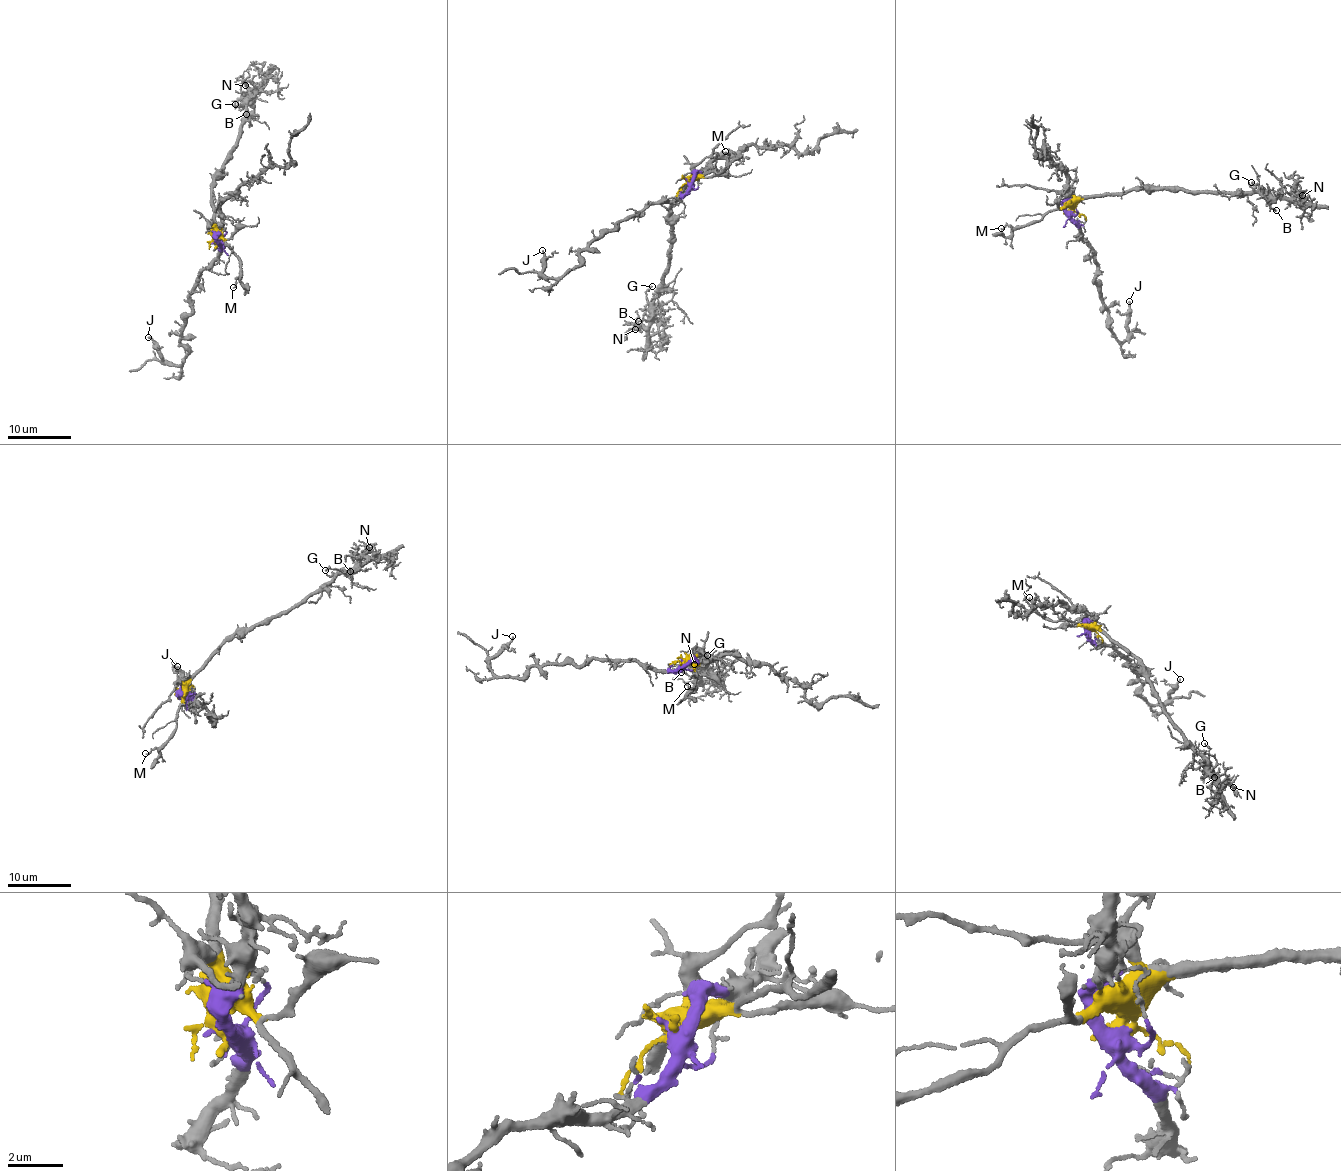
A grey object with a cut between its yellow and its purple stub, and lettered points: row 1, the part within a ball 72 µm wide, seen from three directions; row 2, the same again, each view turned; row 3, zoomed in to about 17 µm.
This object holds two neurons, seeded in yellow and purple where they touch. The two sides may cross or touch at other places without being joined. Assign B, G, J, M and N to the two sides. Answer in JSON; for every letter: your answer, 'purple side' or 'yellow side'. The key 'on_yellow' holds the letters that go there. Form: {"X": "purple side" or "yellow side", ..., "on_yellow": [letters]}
{"B": "yellow side", "G": "yellow side", "J": "purple side", "M": "yellow side", "N": "yellow side", "on_yellow": ["B", "G", "M", "N"]}

